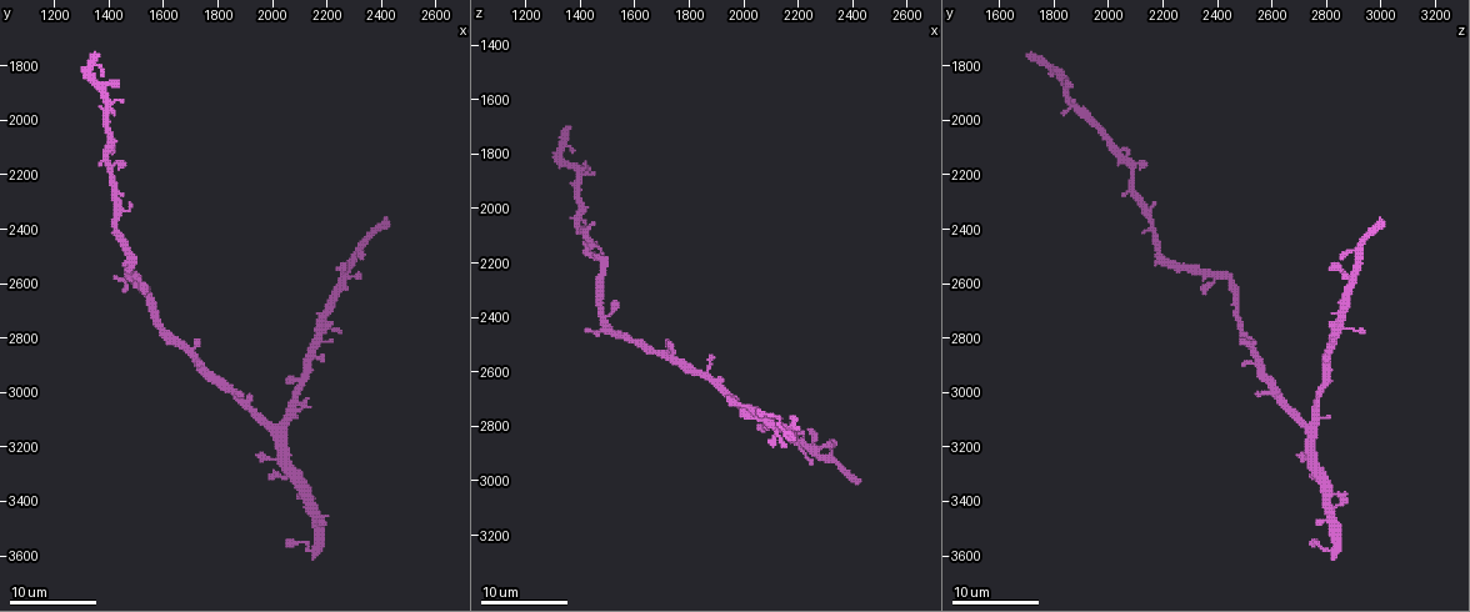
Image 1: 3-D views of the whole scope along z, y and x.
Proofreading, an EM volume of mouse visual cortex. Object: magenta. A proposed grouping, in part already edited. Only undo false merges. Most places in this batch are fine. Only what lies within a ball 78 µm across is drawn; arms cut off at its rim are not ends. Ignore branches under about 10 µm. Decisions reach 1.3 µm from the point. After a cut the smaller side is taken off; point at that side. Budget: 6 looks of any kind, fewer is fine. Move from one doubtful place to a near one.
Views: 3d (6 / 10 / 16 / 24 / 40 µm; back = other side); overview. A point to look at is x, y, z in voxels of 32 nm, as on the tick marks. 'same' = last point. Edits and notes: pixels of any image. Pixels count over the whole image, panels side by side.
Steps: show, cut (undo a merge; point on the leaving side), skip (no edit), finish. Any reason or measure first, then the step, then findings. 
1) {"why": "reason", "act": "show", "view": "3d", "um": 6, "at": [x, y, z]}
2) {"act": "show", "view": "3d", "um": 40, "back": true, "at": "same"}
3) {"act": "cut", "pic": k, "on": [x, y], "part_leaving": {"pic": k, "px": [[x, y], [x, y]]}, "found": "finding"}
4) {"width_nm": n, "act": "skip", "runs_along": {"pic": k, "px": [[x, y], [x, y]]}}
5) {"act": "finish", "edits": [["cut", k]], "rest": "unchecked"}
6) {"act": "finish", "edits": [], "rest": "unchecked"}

{"why": "narrows sharply", "act": "show", "view": "3d", "um": 6, "at": [1450, 2430, 2180]}

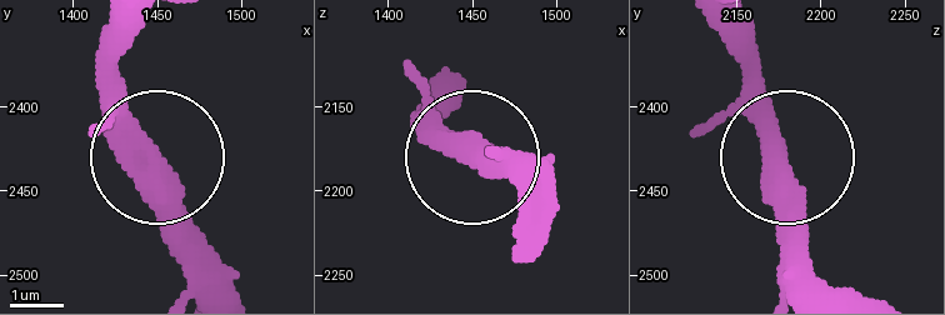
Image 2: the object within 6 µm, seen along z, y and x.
{"width_nm": 460, "act": "skip", "found": "one cell here"}

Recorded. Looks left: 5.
{"act": "show", "view": "3d", "um": 6, "at": [1640, 2810, 2500]}

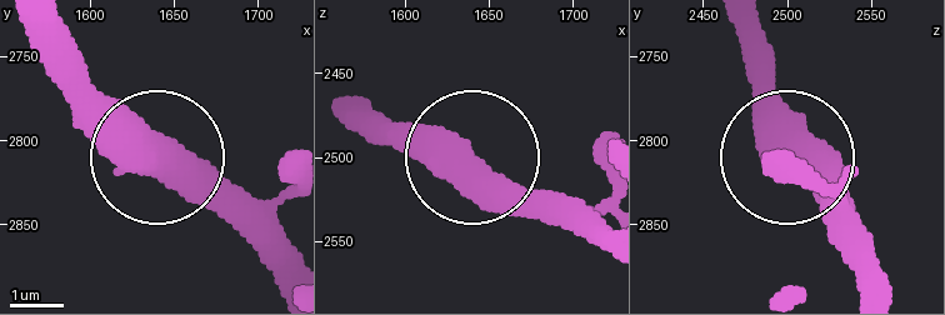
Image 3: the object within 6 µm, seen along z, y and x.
{"act": "skip", "runs_along": {"pic": 3, "px": [[150, 136], [266, 266]]}, "found": "one cell here"}

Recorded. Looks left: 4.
{"why": "two arms in line, one across", "act": "show", "view": "3d", "um": 10, "at": [1560, 2680, 2480]}

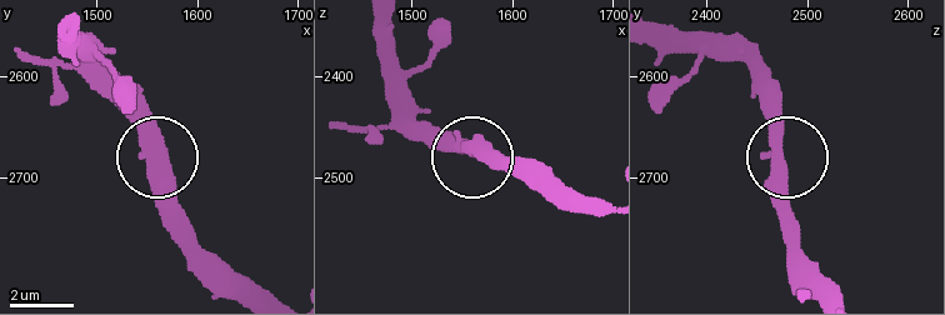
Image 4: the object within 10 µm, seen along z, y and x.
{"width_nm": 350, "act": "skip", "found": "one cell here"}

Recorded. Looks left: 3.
{"act": "finish", "edits": [], "rest": "unchecked"}

